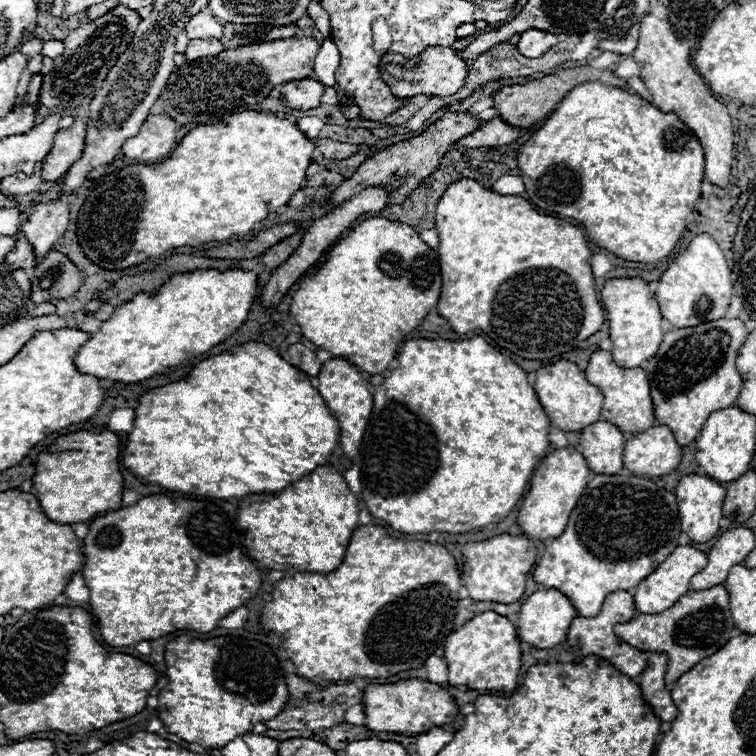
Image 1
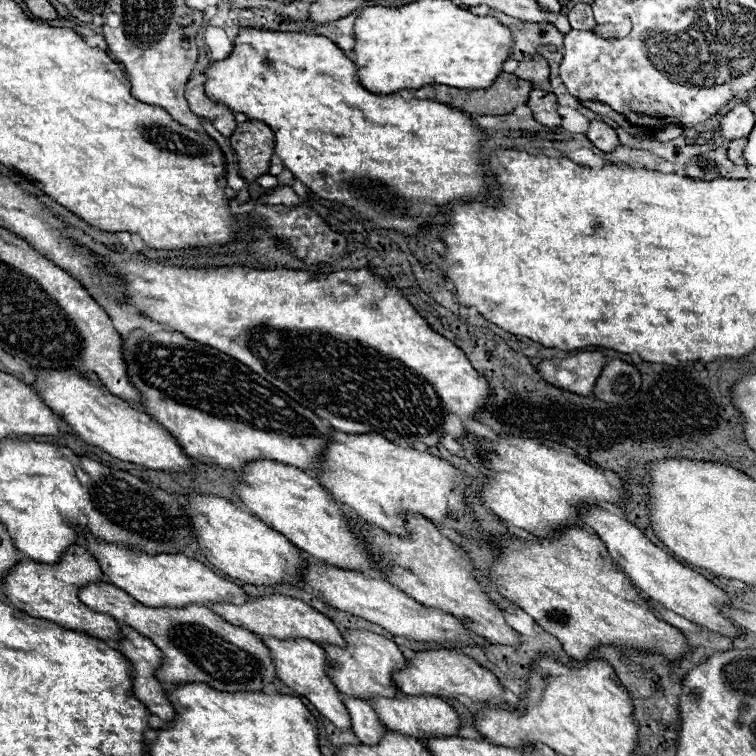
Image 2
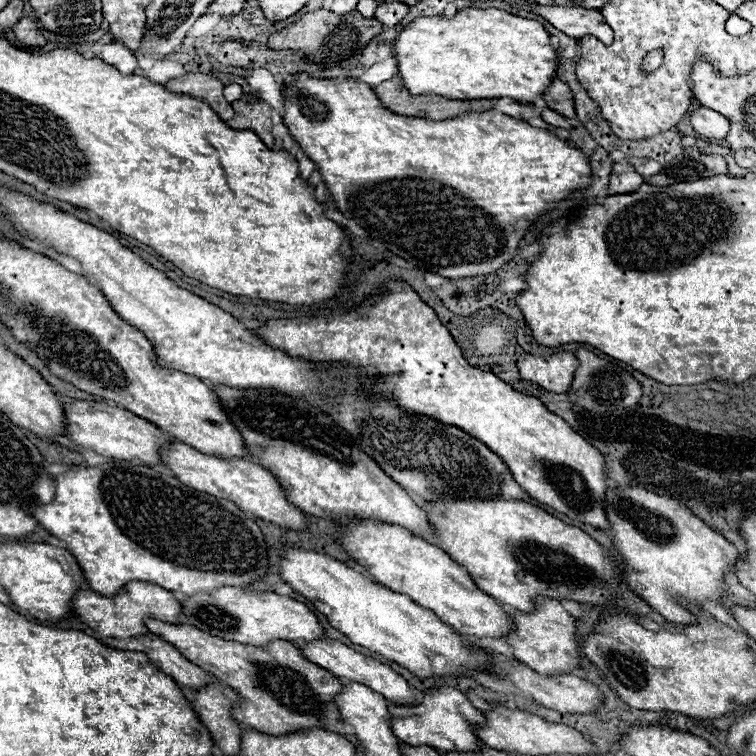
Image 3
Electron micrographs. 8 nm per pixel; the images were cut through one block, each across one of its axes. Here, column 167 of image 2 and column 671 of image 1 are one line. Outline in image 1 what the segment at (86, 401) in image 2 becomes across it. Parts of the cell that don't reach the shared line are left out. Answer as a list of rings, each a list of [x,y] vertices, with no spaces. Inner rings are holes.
[[[652,426],[644,432],[636,432],[624,446],[624,466],[636,474],[636,476],[646,476],[646,478],[656,478],[670,474],[682,460],[682,446],[676,444],[674,432],[666,426]]]

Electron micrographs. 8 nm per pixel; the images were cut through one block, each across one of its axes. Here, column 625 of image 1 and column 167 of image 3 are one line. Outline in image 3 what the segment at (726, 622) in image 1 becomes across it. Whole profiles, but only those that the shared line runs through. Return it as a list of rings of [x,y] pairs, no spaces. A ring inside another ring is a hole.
[[[146,620],[146,626],[162,640],[176,646],[188,660],[214,674],[230,688],[236,688],[242,702],[240,710],[234,710],[234,718],[248,728],[270,736],[284,736],[310,728],[328,730],[332,724],[342,722],[334,702],[342,692],[342,682],[328,670],[308,662],[294,644],[276,640],[276,644],[268,644],[268,648],[252,648],[248,644],[232,644],[218,636],[208,636],[208,632],[186,624],[176,626],[160,620]]]

